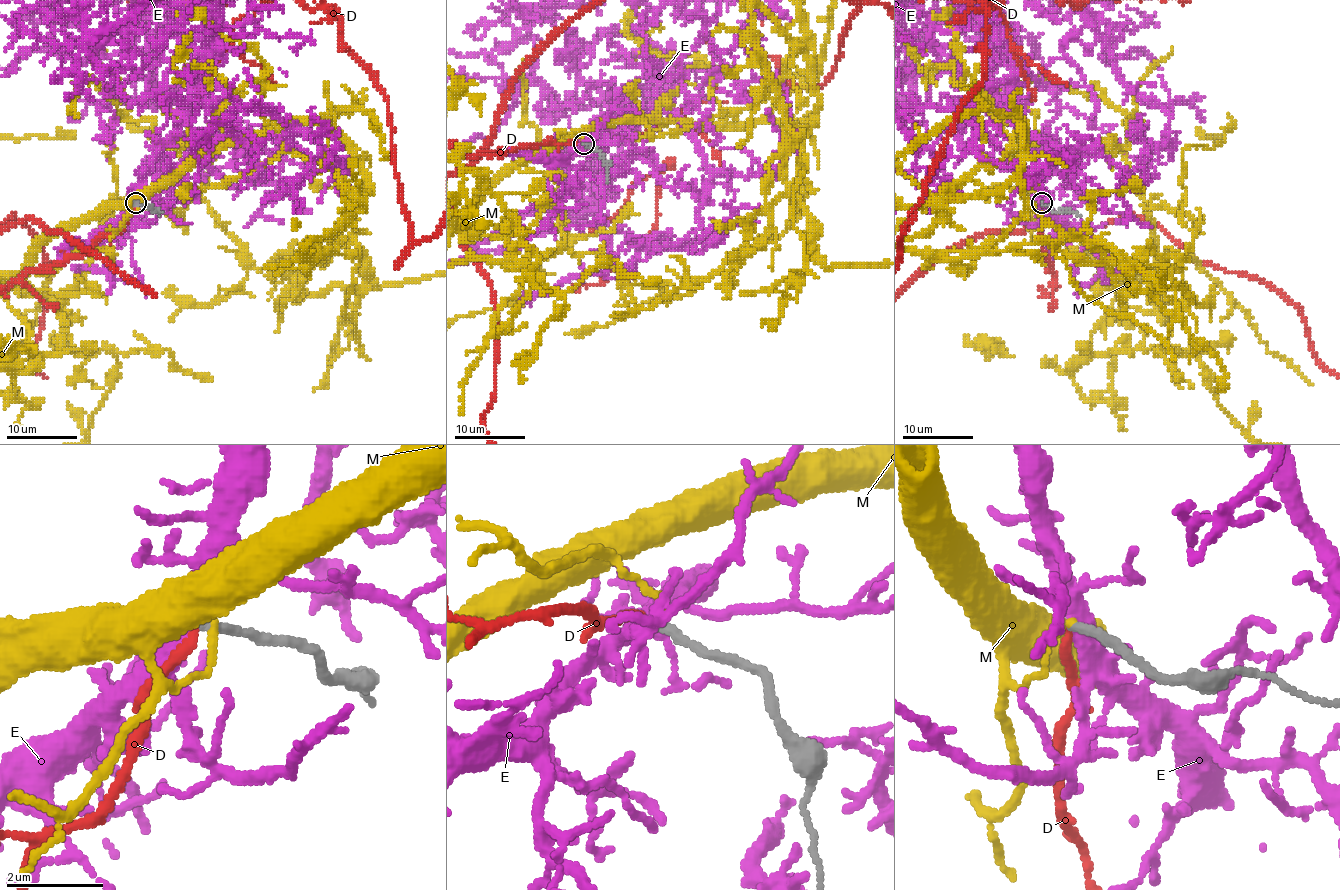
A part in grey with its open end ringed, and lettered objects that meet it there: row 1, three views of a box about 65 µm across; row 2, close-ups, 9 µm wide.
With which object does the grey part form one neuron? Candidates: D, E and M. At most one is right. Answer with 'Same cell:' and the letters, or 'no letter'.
Same cell: no letter

